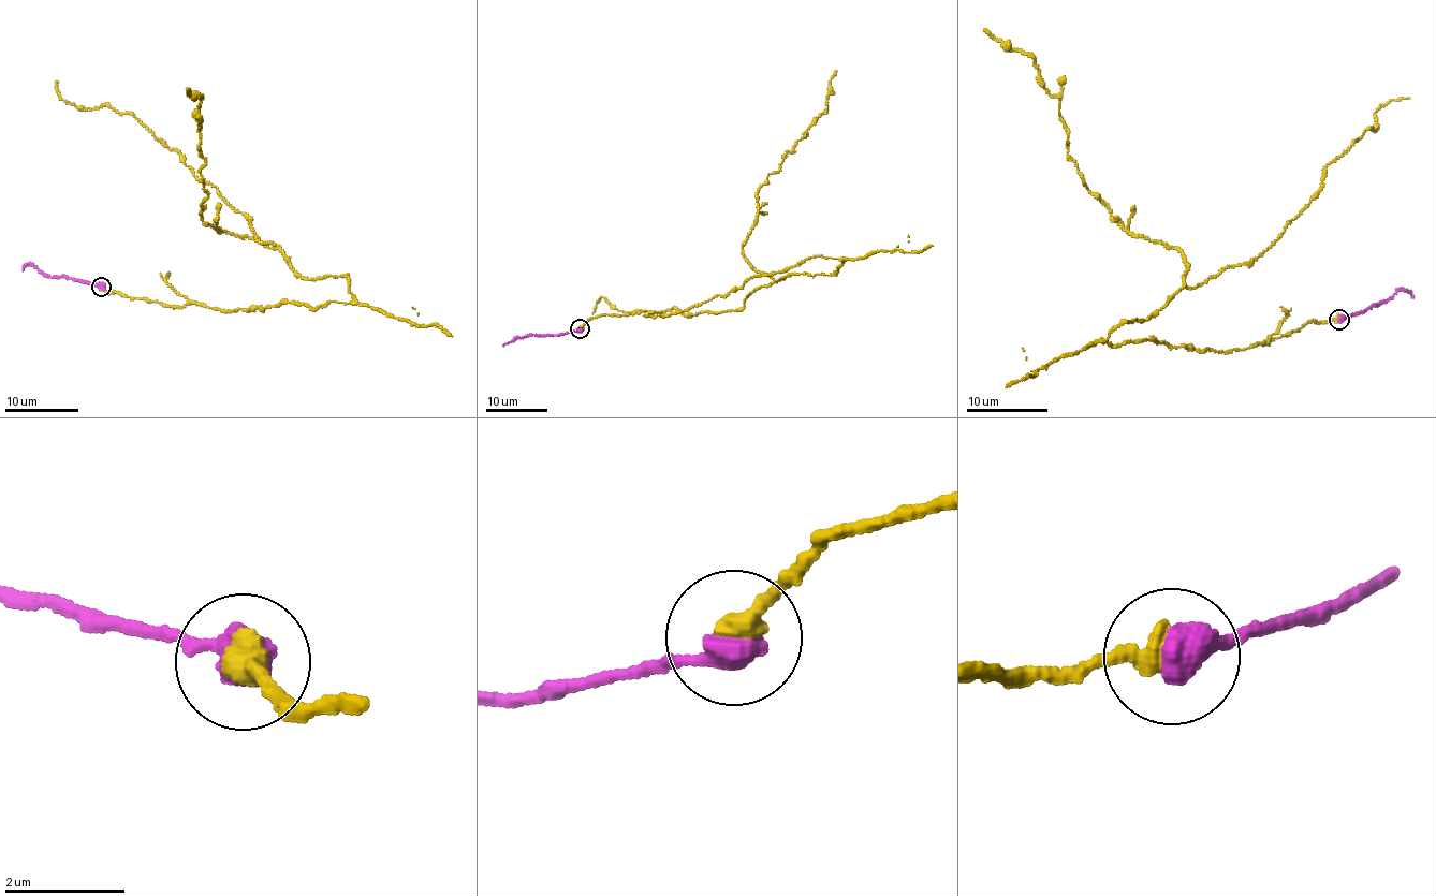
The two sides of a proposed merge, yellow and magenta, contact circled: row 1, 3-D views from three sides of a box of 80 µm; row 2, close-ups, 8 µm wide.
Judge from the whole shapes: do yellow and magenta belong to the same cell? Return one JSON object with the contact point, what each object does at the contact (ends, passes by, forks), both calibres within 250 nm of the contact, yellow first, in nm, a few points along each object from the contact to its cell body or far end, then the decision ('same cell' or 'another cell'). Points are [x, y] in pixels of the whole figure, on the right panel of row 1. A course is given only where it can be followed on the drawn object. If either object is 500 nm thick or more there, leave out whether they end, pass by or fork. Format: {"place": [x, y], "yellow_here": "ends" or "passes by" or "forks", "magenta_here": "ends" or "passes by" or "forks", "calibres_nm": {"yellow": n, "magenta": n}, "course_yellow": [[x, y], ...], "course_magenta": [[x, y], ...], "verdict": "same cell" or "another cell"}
{"place": [1339, 319], "calibres_nm": {"yellow": 440, "magenta": 600}, "course_yellow": [[1338, 319], [1221, 352], [1094, 343], [1153, 314], [1188, 265], [1117, 224], [1067, 153], [1035, 60], [983, 29]], "course_magenta": [[1339, 319], [1380, 303], [1400, 290], [1405, 290], [1413, 297]], "verdict": "same cell"}

